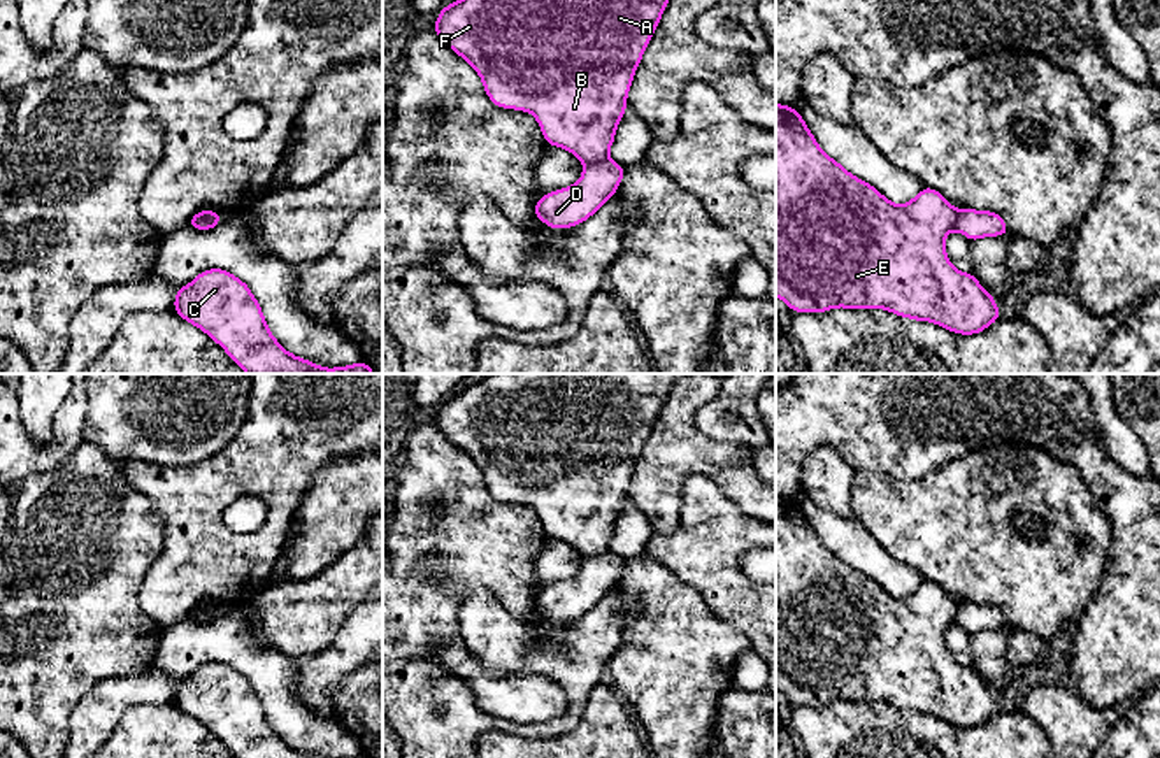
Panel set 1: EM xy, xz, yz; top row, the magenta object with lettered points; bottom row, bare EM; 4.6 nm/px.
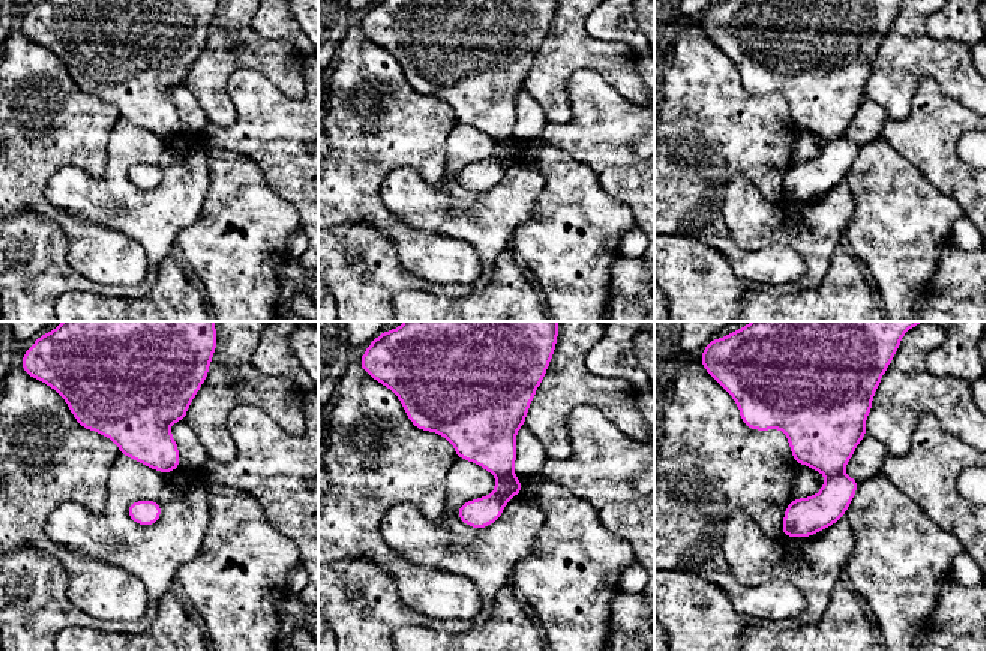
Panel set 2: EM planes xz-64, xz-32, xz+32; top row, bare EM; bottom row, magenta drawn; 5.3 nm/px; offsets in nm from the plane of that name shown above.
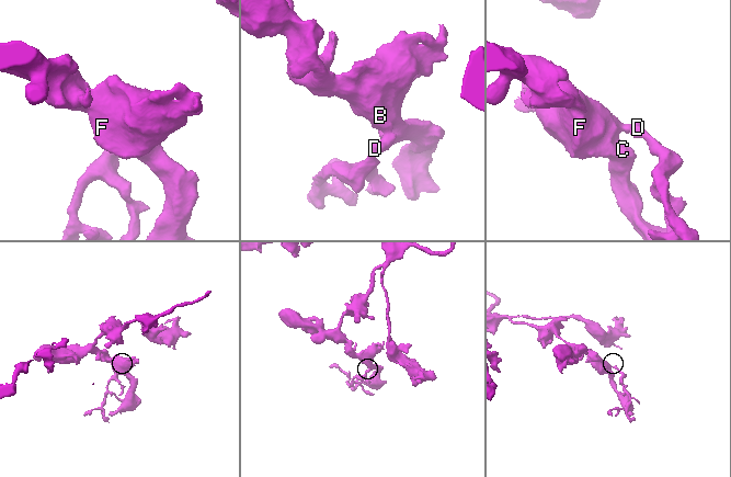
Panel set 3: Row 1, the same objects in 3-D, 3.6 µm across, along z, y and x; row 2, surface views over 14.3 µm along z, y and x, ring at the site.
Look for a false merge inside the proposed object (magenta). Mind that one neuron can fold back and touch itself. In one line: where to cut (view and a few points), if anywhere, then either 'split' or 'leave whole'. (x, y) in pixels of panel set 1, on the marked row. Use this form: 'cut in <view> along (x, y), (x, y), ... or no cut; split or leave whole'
cut in xz along (608, 158), (585, 164); split

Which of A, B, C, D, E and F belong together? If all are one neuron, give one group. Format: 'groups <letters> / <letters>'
groups A B C E F / D

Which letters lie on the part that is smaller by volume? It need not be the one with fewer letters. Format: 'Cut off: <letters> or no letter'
Cut off: D

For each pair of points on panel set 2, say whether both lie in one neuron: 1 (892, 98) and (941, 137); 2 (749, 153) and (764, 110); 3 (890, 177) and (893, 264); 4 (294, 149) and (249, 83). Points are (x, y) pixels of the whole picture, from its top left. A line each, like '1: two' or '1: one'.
1: two
2: one
3: one
4: one

